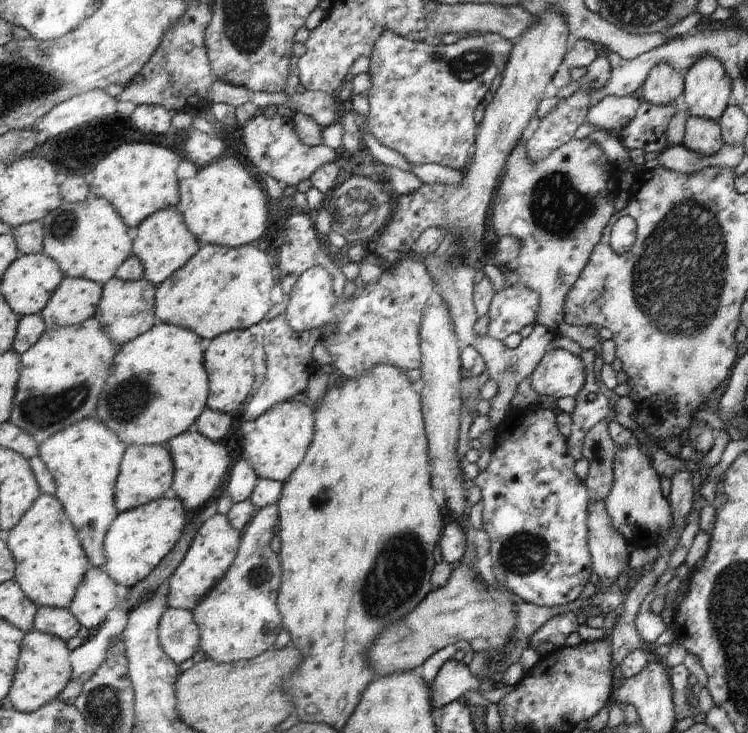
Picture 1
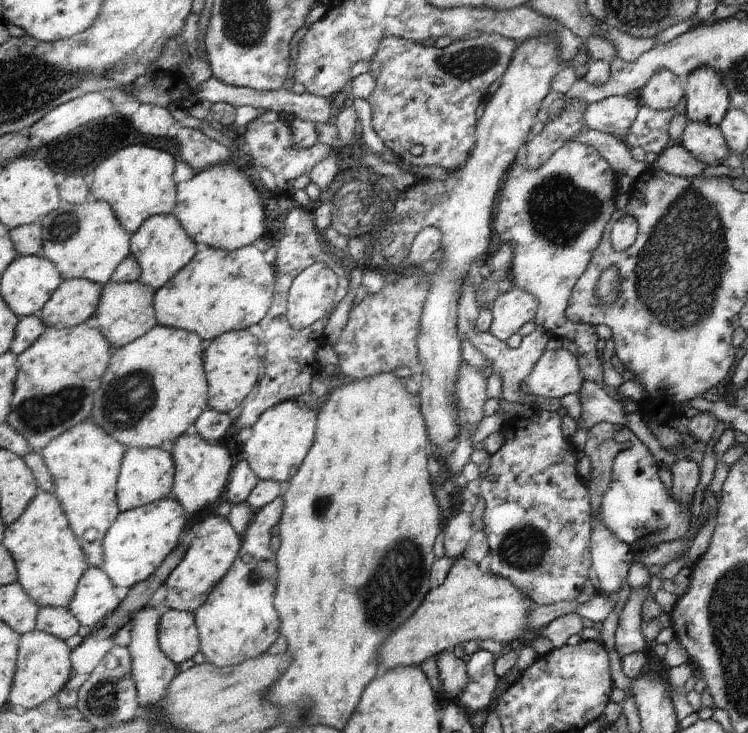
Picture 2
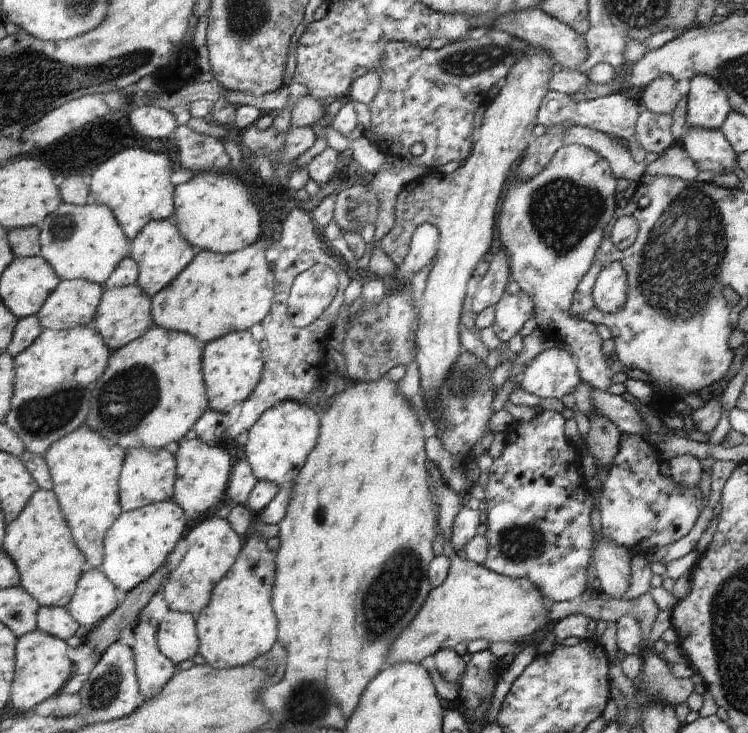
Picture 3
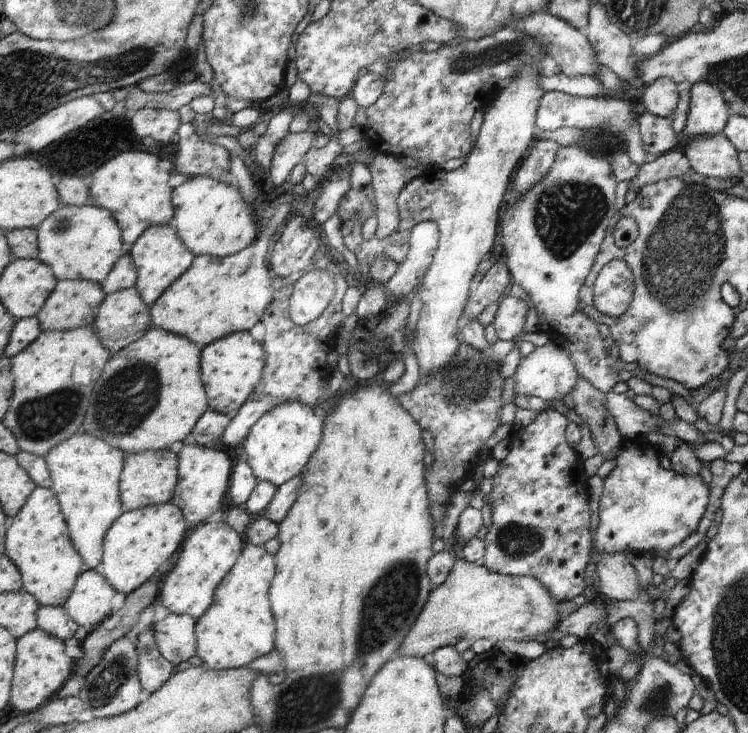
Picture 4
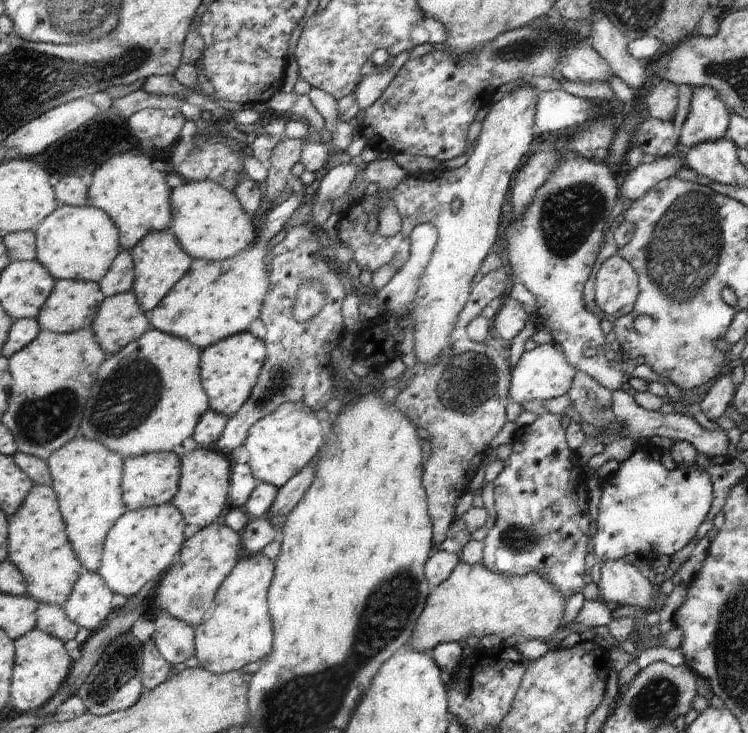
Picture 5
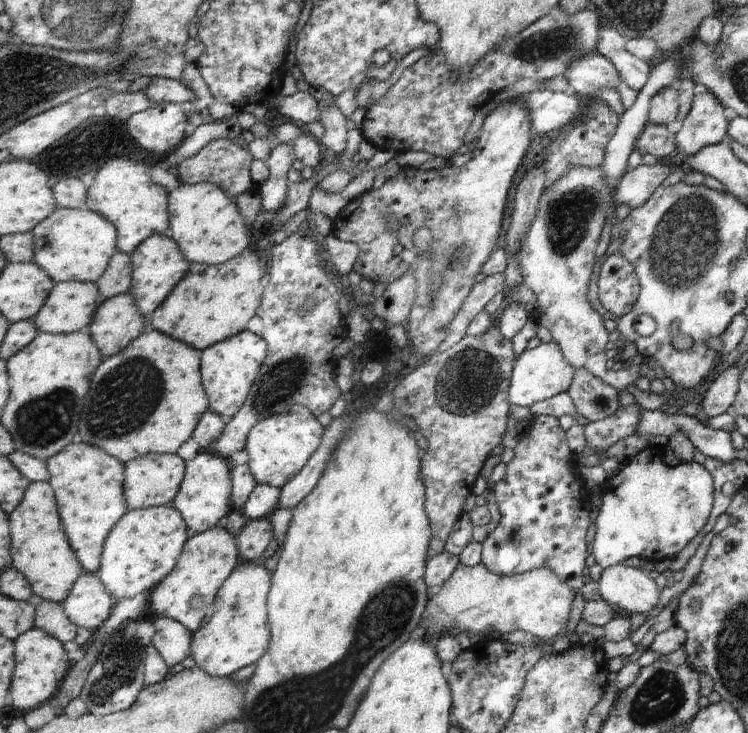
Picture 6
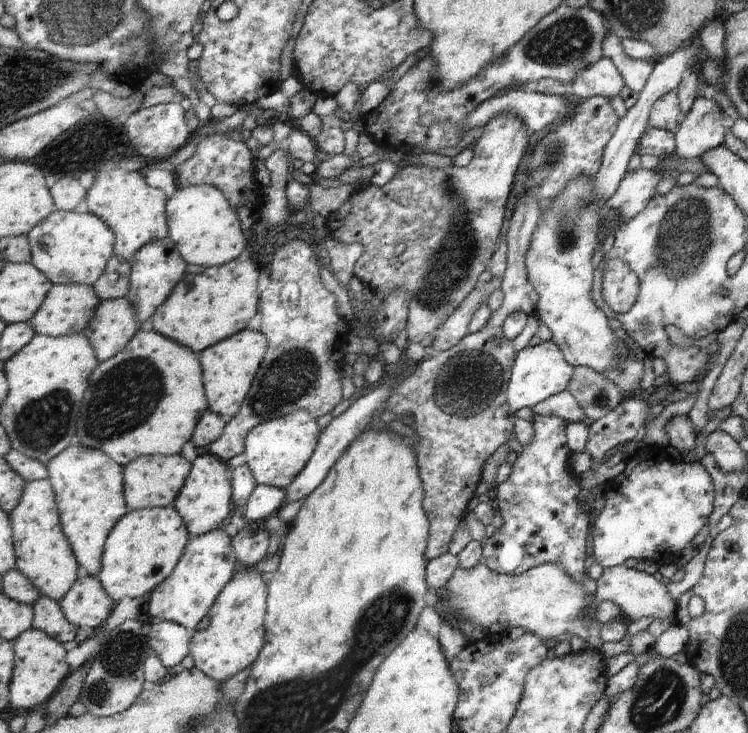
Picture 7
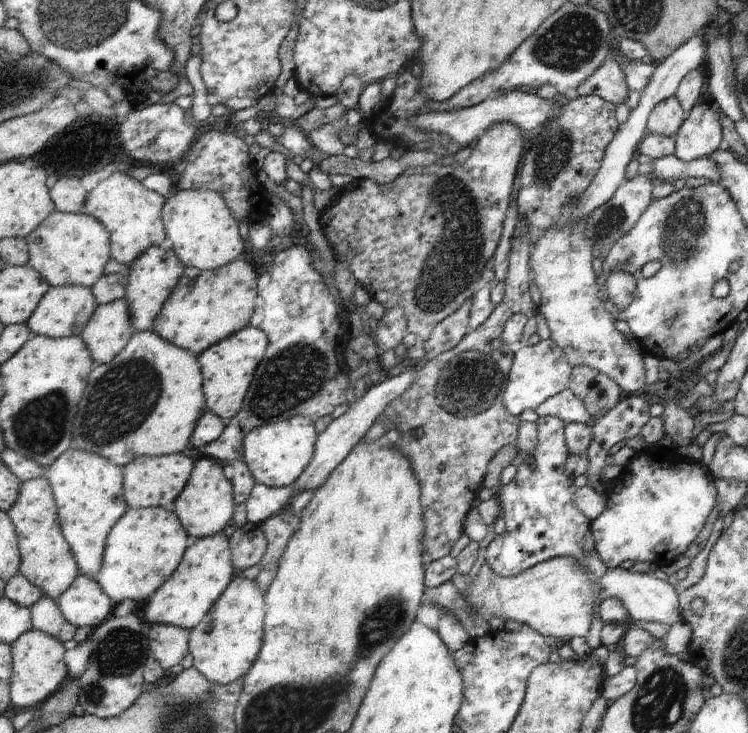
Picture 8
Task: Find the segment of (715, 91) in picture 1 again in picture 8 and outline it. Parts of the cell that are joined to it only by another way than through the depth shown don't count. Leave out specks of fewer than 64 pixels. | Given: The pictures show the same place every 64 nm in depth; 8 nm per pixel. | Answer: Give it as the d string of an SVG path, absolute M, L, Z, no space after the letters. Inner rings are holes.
M700 99L695 103L672 136L673 155L687 162L707 157L719 148L722 132L716 119L717 113L718 110L710 101Z

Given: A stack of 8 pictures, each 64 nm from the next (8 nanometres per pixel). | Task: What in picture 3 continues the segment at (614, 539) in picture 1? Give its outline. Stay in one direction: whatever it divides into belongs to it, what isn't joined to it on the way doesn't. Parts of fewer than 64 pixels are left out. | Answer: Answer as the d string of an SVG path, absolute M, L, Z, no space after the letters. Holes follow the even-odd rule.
M599 537L592 560L593 577L599 580L599 590L609 598L621 599L630 583L629 561L633 553L611 539Z

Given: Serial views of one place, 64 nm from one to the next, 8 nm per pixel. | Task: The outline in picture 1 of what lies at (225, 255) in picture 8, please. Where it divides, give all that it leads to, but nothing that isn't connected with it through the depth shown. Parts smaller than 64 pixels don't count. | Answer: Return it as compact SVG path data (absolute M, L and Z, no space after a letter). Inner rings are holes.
M221 157L204 166L197 176L181 180L180 192L176 209L203 244L239 248L263 238L267 232L267 201L270 197L265 196L265 192L237 158Z

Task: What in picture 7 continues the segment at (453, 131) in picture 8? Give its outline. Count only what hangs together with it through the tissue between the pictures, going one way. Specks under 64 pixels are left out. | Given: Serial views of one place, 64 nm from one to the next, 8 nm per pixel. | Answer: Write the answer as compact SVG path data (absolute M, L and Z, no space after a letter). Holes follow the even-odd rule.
M509 90L508 92L500 94L498 97L491 98L490 100L479 104L479 107L475 108L475 110L469 114L463 136L473 128L475 128L476 131L481 131L481 129L487 126L491 120L495 120L495 116L499 116L499 114L507 114L507 112L517 114L517 116L527 124L527 128L531 128L531 133L534 133L539 132L539 130L542 130L545 126L549 126L549 124L555 122L555 120L560 121L565 118L565 116L571 112L571 104L566 101L565 95L545 96L545 94L539 94L539 92L536 91L522 92Z

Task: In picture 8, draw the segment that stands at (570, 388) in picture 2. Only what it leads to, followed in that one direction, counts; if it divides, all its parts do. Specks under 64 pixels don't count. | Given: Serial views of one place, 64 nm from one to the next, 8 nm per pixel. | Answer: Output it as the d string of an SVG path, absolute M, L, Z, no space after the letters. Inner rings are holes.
M550 338L536 345L521 347L514 354L514 363L505 388L506 407L517 416L529 408L535 411L545 399L566 388L571 369L565 353Z

